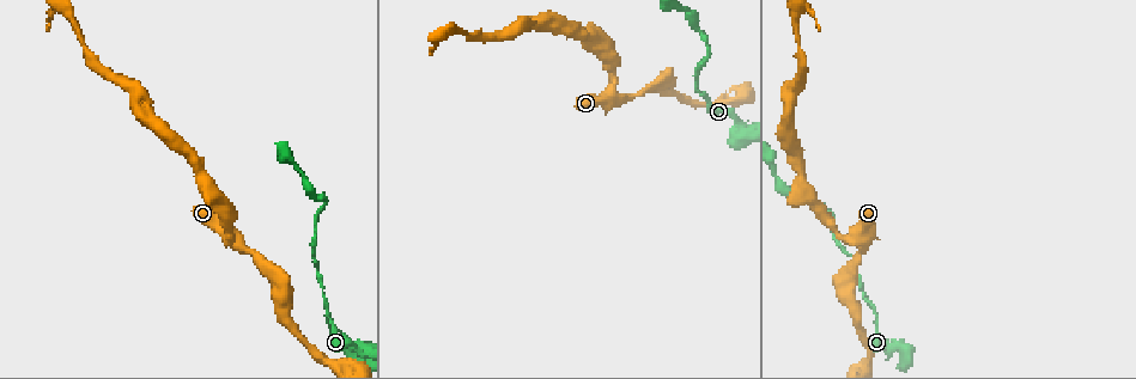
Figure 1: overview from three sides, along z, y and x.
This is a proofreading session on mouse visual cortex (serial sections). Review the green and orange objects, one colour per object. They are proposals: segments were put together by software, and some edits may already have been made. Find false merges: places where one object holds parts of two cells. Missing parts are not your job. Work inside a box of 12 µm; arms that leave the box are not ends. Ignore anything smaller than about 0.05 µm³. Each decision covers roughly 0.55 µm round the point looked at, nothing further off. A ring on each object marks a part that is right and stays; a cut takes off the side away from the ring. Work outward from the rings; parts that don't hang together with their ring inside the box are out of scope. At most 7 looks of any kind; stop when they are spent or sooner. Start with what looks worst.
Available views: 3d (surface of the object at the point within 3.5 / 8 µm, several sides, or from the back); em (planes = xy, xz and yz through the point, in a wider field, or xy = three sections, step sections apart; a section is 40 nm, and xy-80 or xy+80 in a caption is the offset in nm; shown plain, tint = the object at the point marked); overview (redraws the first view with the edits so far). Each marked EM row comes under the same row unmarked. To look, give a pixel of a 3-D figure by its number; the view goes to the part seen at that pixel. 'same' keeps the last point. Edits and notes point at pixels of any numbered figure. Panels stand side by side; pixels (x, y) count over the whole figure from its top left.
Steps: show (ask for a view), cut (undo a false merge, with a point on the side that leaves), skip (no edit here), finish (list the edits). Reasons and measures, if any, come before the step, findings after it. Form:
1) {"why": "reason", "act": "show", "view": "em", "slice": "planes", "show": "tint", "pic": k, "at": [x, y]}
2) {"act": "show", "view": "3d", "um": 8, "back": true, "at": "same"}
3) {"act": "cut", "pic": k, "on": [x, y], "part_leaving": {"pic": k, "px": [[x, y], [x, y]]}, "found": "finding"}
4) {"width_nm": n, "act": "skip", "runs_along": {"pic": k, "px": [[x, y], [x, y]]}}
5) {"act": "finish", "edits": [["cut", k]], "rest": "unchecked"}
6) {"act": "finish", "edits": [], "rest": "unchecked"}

{"why": "sharp bend", "act": "show", "view": "3d", "um": 3.5, "pic": 1, "at": [356, 350]}

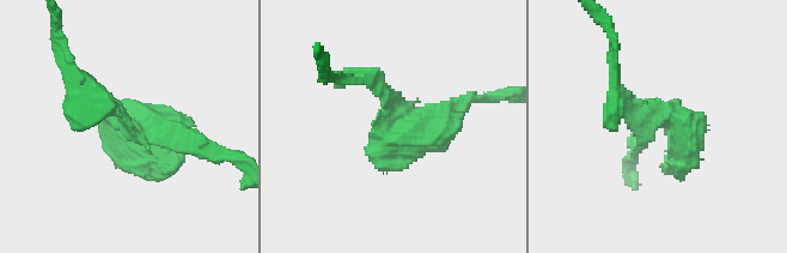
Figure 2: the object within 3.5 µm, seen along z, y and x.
{"act": "show", "view": "em", "slice": "xy", "step": 2, "show": "tint", "pic": 2, "at": [391, 147]}

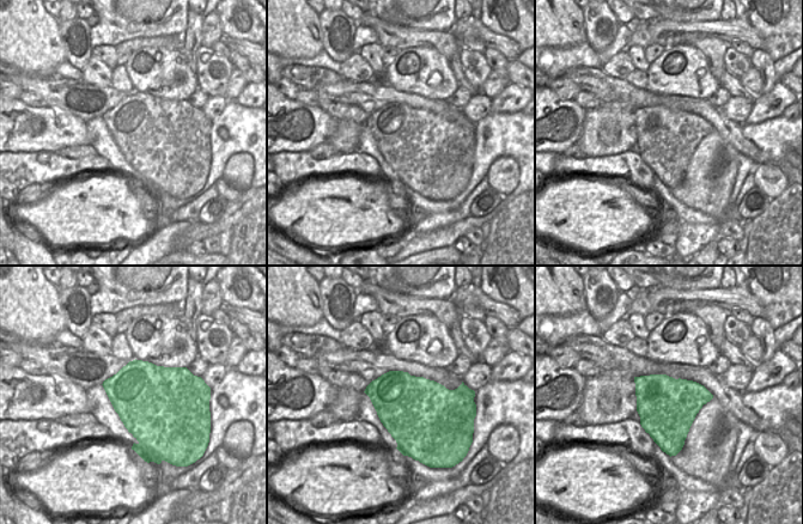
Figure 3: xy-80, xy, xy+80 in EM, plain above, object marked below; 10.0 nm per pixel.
{"act": "skip", "runs_along": {"pic": 2, "px": [[620, 107], [677, 118], [687, 173]]}, "found": "one cell here"}

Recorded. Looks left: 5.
{"why": "three arms meet", "act": "show", "view": "3d", "um": 3.5, "back": true, "pic": 1, "at": [855, 236]}

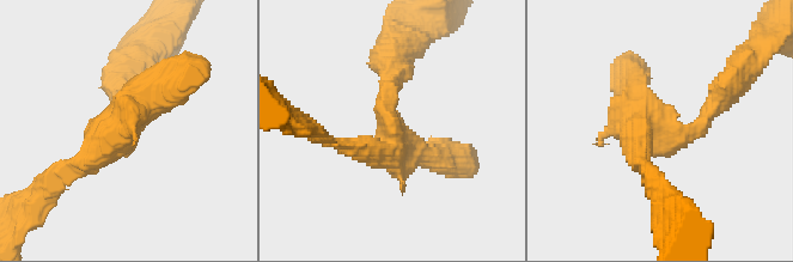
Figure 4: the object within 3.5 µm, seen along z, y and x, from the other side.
{"why": "need the tissue", "act": "show", "view": "em", "slice": "xy", "step": 5, "show": "tint", "pic": 4, "at": [115, 127]}

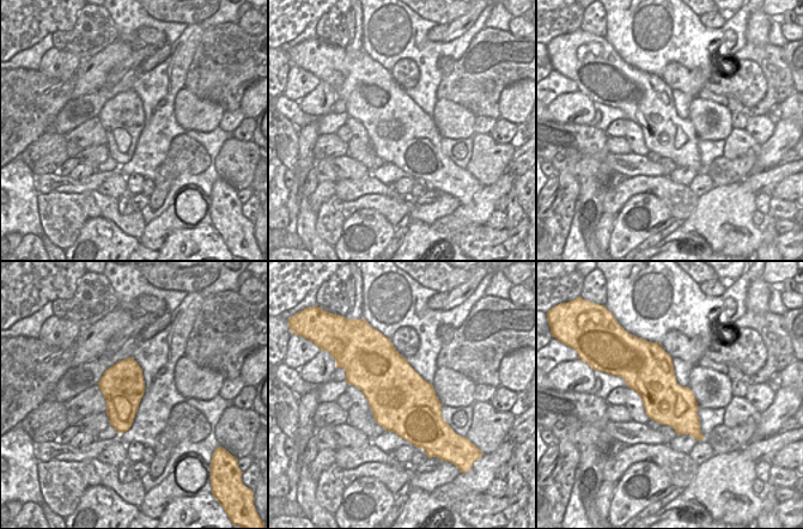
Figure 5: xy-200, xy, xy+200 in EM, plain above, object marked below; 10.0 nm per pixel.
{"arm_widths_nm": [200, 250, 400], "act": "skip", "runs_along": {"pic": 4, "px": [[452, 158], [394, 146], [394, 81]]}, "found": "continuous, no second cell"}

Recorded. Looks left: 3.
{"act": "show", "view": "3d", "um": 3.5, "back": true, "pic": 1, "at": [708, 49]}

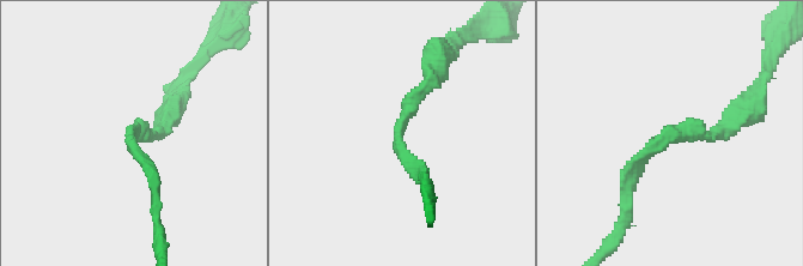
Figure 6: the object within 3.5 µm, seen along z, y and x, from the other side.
{"arm_widths_nm": [200, 200], "act": "show", "view": "em", "slice": "xy", "step": 3, "show": "tint", "pic": 6, "at": [399, 133]}

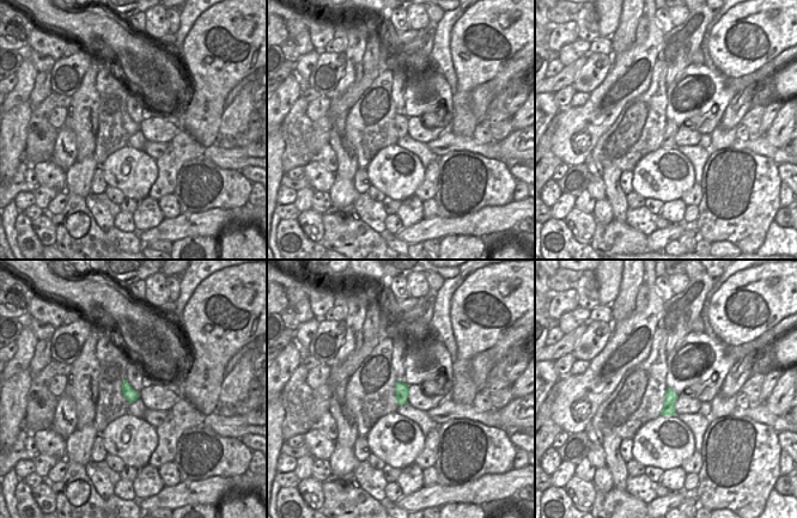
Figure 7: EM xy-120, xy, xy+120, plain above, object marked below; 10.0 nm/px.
{"width_nm": 140, "act": "skip", "runs_along": {"pic": 6, "px": [[627, 189], [664, 137], [731, 119]]}, "found": "continuous, no second cell"}

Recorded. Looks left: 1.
{"act": "finish", "edits": [], "rest": "unchecked"}

